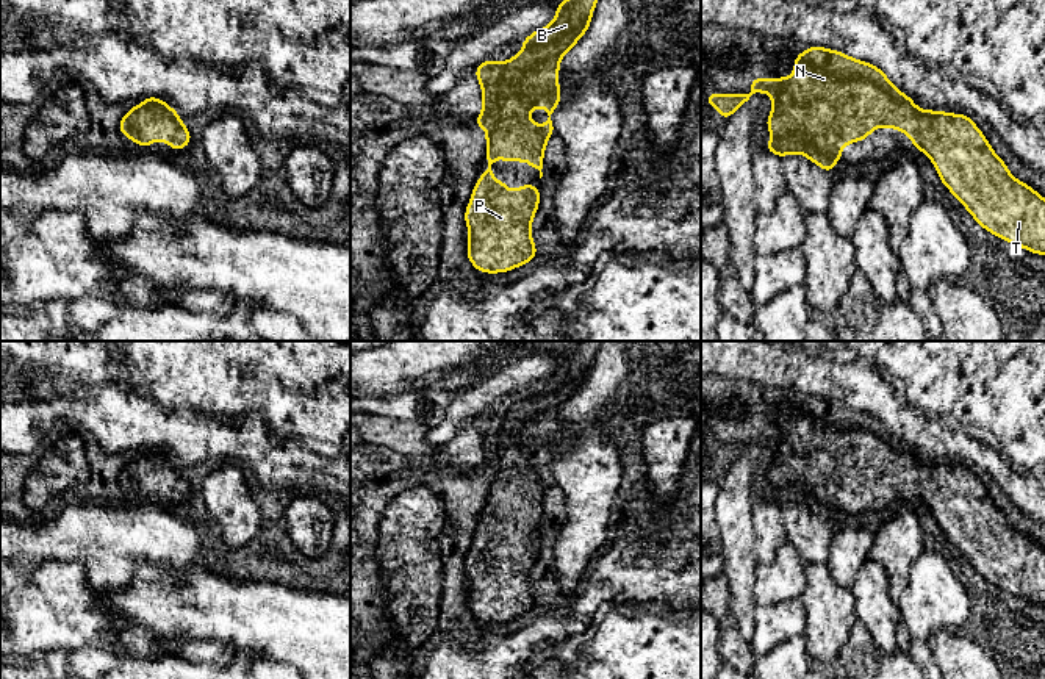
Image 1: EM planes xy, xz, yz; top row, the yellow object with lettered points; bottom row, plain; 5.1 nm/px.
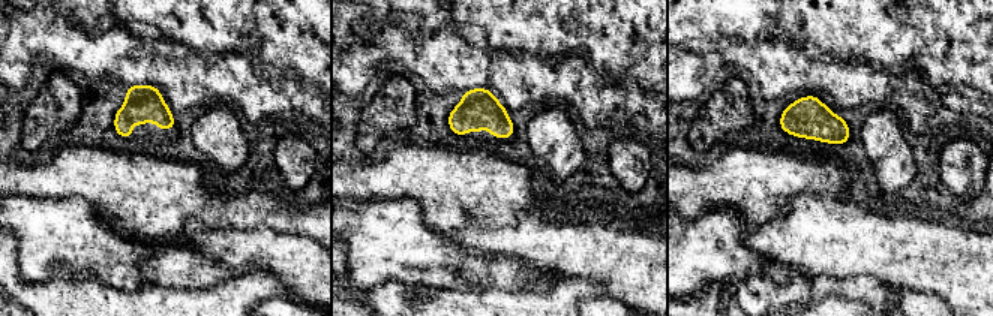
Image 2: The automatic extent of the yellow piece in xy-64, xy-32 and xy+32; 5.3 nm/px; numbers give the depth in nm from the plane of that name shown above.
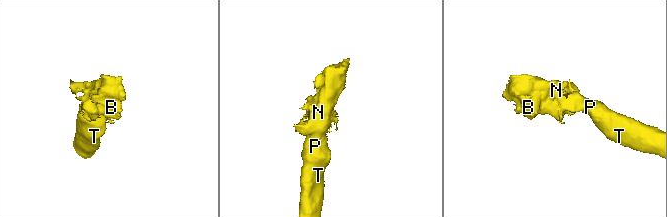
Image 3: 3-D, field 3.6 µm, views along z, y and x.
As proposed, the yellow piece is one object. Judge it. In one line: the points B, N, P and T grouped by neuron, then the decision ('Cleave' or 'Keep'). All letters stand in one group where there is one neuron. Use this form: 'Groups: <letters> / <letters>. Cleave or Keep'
Groups: B N P T. Keep

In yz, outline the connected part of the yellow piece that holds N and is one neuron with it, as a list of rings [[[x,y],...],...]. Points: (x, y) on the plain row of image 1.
[[[818,396],[796,405],[795,422],[788,429],[752,429],[749,444],[706,444],[706,451],[723,469],[729,469],[759,441],[773,447],[767,469],[771,493],[765,501],[781,508],[793,502],[806,505],[831,526],[834,513],[843,510],[840,499],[845,494],[867,490],[876,477],[900,479],[915,499],[931,508],[943,535],[981,577],[1011,595],[1045,605],[1045,549],[1011,526],[968,466],[918,460],[881,419]]]

